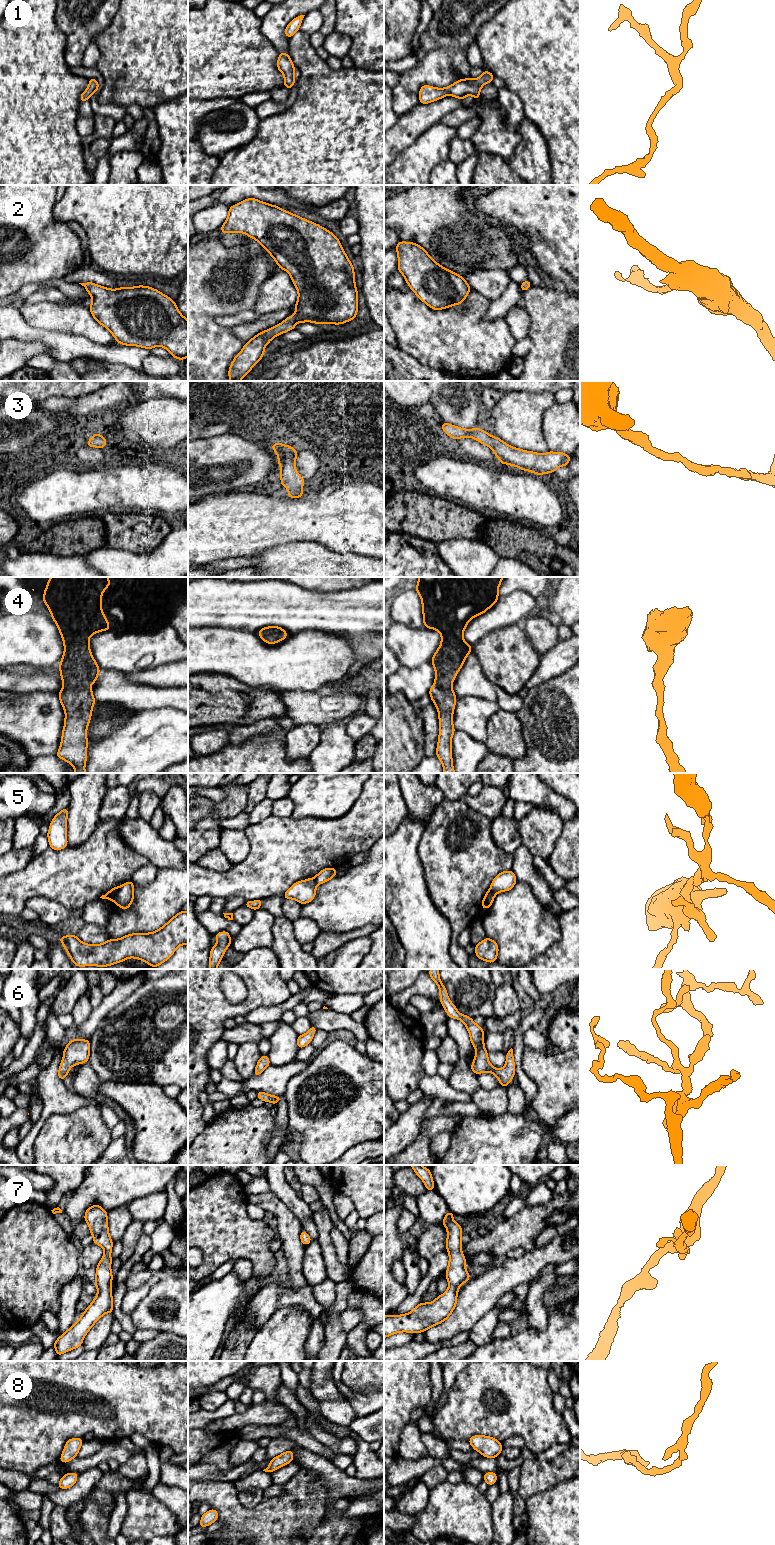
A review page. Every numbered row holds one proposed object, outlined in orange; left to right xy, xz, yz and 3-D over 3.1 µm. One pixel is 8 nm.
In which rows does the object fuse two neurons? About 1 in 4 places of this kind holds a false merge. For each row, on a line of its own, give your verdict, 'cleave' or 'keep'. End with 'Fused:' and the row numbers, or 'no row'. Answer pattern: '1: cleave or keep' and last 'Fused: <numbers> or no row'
1: keep
2: keep
3: keep
4: keep
5: cleave
6: keep
7: keep
8: keep
Fused: 5

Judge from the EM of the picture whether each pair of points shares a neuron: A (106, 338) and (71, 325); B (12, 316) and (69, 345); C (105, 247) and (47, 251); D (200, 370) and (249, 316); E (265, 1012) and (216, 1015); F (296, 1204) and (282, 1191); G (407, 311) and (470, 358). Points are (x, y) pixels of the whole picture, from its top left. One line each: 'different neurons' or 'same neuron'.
A: same neuron
B: same neuron
C: different neurons
D: different neurons
E: different neurons
F: same neuron
G: same neuron

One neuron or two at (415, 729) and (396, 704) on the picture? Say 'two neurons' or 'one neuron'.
one neuron

